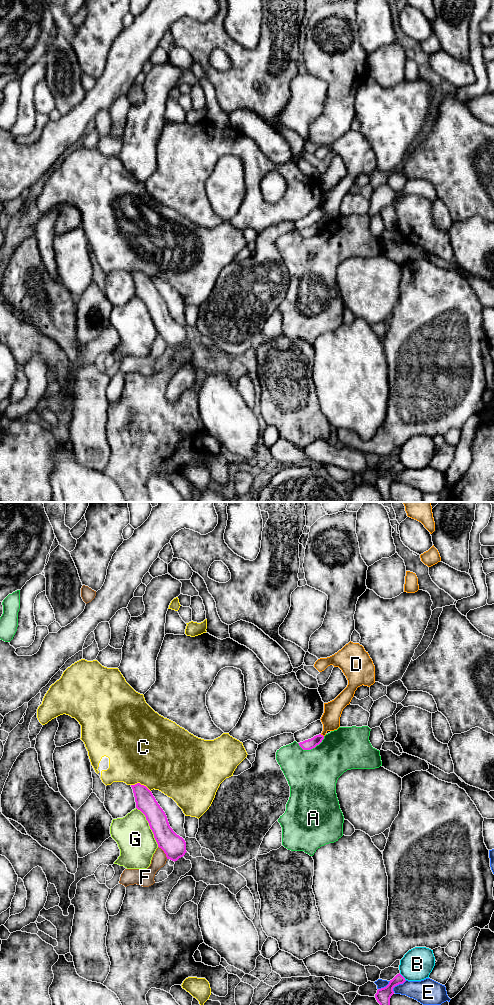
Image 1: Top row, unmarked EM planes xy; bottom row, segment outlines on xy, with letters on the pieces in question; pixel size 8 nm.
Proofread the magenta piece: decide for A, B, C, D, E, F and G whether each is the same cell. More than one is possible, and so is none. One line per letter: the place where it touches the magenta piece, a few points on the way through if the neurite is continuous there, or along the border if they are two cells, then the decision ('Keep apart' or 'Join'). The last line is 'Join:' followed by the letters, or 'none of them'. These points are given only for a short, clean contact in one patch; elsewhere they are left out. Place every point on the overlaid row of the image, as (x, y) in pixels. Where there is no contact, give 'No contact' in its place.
A: Touches magenta at xy (311, 748). Boundary: xy (324, 736), (318, 744), (310, 749), (303, 749), (297, 743). Keep apart
B: Touches magenta at xy (403, 977). Keep apart
C: Touches magenta at xy (140, 784). Keep apart
D: Touches magenta at xy (322, 735). Boundary: xy (320, 734), (323, 736). Keep apart
E: Touches magenta at xy (397, 984). Keep apart
F: Touches magenta at xy (164, 852). Keep apart
G: Touches magenta at xy (150, 827). Keep apart
Join: none of them

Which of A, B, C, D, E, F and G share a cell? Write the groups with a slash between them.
A / B / C / D / E / F / G

